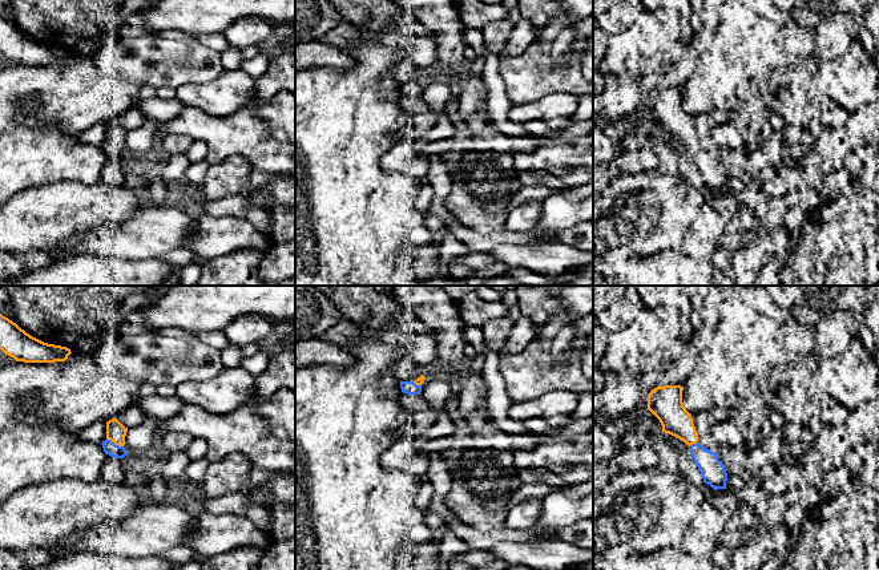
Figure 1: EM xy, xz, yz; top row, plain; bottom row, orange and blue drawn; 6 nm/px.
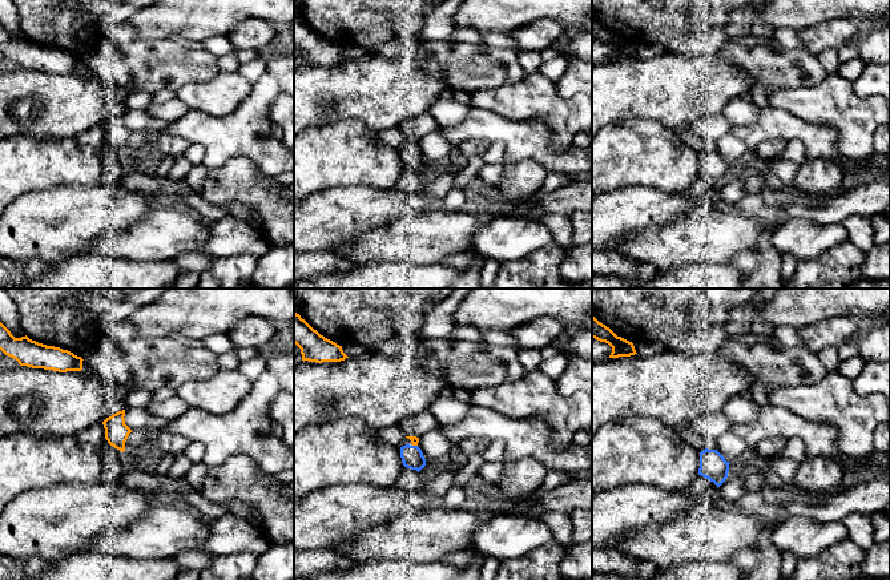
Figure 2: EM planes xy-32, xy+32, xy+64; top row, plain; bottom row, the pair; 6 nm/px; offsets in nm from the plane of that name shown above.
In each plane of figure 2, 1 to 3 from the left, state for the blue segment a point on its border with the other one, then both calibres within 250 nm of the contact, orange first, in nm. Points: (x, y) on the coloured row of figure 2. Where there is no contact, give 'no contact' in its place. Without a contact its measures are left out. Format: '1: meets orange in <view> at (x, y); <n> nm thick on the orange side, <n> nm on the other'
1: no contact
2: meets orange in xy+32 at (415, 444); 50 nm thick on the orange side, 130 nm on the other
3: no contact

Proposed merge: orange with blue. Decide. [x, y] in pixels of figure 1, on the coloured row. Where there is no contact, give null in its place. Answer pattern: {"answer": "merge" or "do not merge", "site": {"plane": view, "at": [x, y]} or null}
{"answer": "merge", "site": {"plane": "xy", "at": [115, 443]}}

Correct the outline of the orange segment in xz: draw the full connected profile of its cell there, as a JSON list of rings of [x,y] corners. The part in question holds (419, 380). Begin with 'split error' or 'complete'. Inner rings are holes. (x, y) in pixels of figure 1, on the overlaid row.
split error; [[[424,376],[418,377],[415,381],[400,381],[402,392],[411,395],[420,395],[422,392],[422,384],[423,384]]]

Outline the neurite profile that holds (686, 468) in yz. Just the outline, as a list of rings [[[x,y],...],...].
[[[664,432],[664,437],[677,454],[676,456],[677,473],[699,489],[705,482],[697,464],[694,462],[690,454],[690,446],[686,445],[682,440],[669,433]]]

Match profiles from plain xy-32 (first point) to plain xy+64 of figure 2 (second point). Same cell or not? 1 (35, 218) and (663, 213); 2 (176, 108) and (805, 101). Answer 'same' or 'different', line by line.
1: same
2: different

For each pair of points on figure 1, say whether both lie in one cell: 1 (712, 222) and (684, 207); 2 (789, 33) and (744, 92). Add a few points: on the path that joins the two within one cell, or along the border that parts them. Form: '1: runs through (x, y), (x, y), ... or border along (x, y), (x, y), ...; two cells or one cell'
1: border along (704, 201), (681, 242); two cells
2: border along (753, 79), (738, 84), (736, 106); two cells

